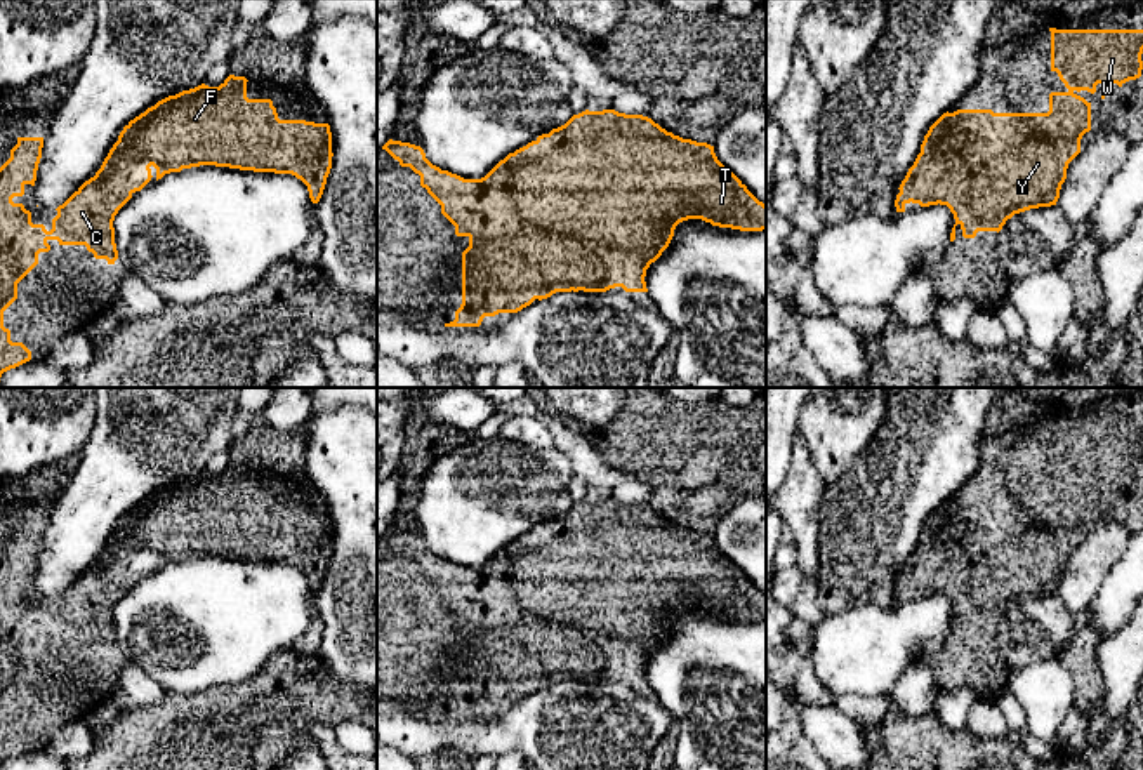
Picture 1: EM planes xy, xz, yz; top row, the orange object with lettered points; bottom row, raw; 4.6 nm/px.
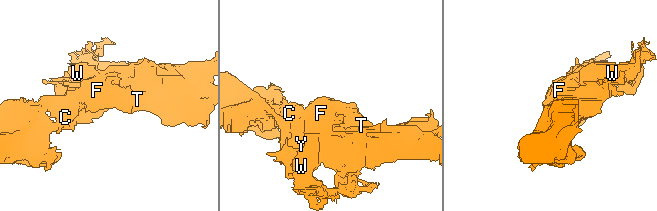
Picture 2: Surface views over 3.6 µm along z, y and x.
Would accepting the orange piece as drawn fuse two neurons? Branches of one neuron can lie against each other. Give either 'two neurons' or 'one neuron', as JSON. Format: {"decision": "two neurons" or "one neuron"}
{"decision": "one neuron"}

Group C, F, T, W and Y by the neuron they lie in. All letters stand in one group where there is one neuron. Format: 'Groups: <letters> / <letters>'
Groups: C F T W Y

